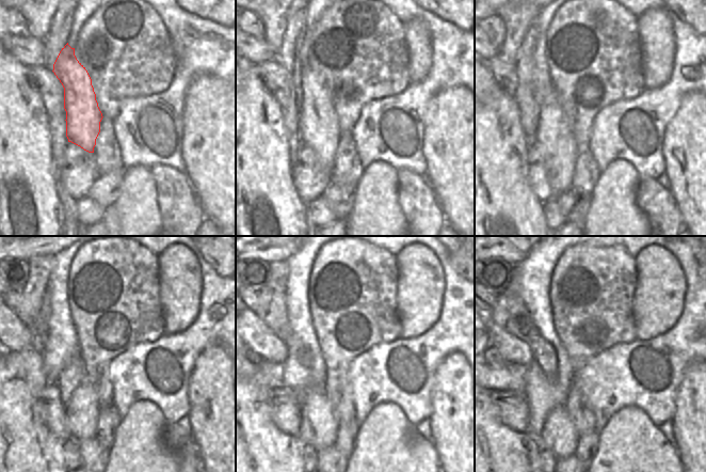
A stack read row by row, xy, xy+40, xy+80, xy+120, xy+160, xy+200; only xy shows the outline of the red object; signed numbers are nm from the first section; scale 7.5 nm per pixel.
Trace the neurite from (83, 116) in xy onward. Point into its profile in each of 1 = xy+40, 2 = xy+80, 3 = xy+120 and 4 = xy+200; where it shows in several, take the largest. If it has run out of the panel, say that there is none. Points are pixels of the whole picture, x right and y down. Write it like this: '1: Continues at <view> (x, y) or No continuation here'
1: Continues at xy+40 (320, 130)
2: Continues at xy+80 (555, 135)
3: Continues at xy+120 (78, 394)
4: Continues at xy+200 (558, 434).

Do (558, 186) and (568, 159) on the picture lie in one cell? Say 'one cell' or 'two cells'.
one cell

